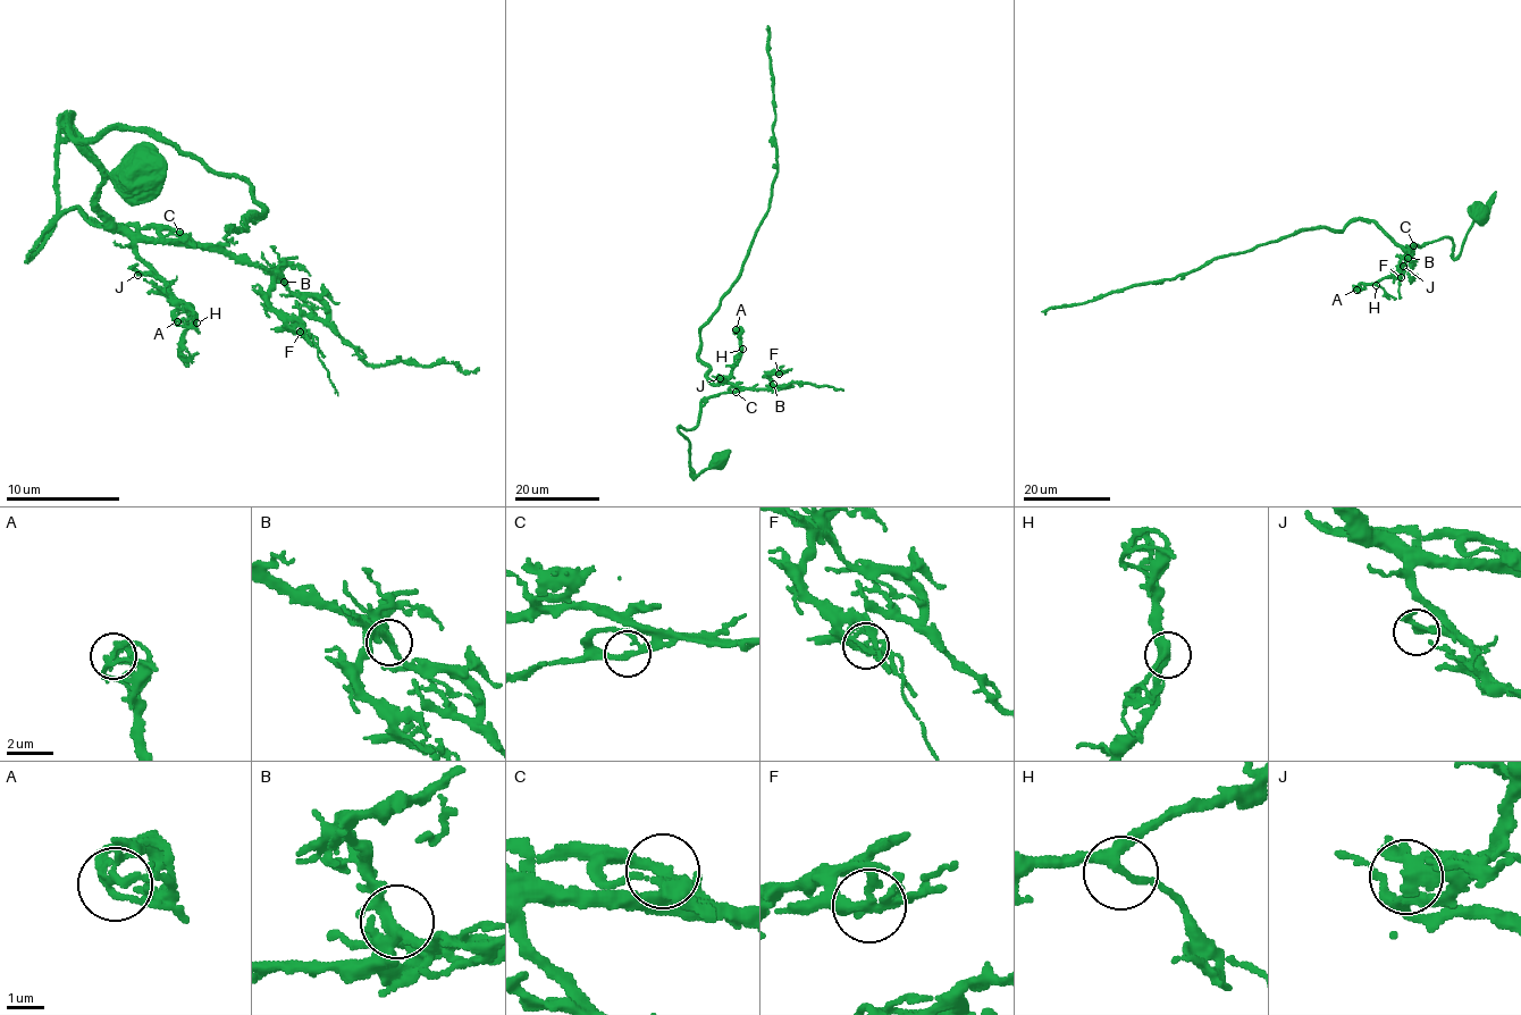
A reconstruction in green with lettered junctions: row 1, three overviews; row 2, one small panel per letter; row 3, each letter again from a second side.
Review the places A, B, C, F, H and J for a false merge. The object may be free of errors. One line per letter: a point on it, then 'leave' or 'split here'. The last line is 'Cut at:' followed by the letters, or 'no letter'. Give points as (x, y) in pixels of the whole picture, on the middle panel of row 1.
A: (736, 329) | leave
B: (773, 384) | leave
C: (736, 392) | leave
F: (779, 374) | leave
H: (742, 349) | leave
J: (720, 378) | leave
Cut at: no letter

